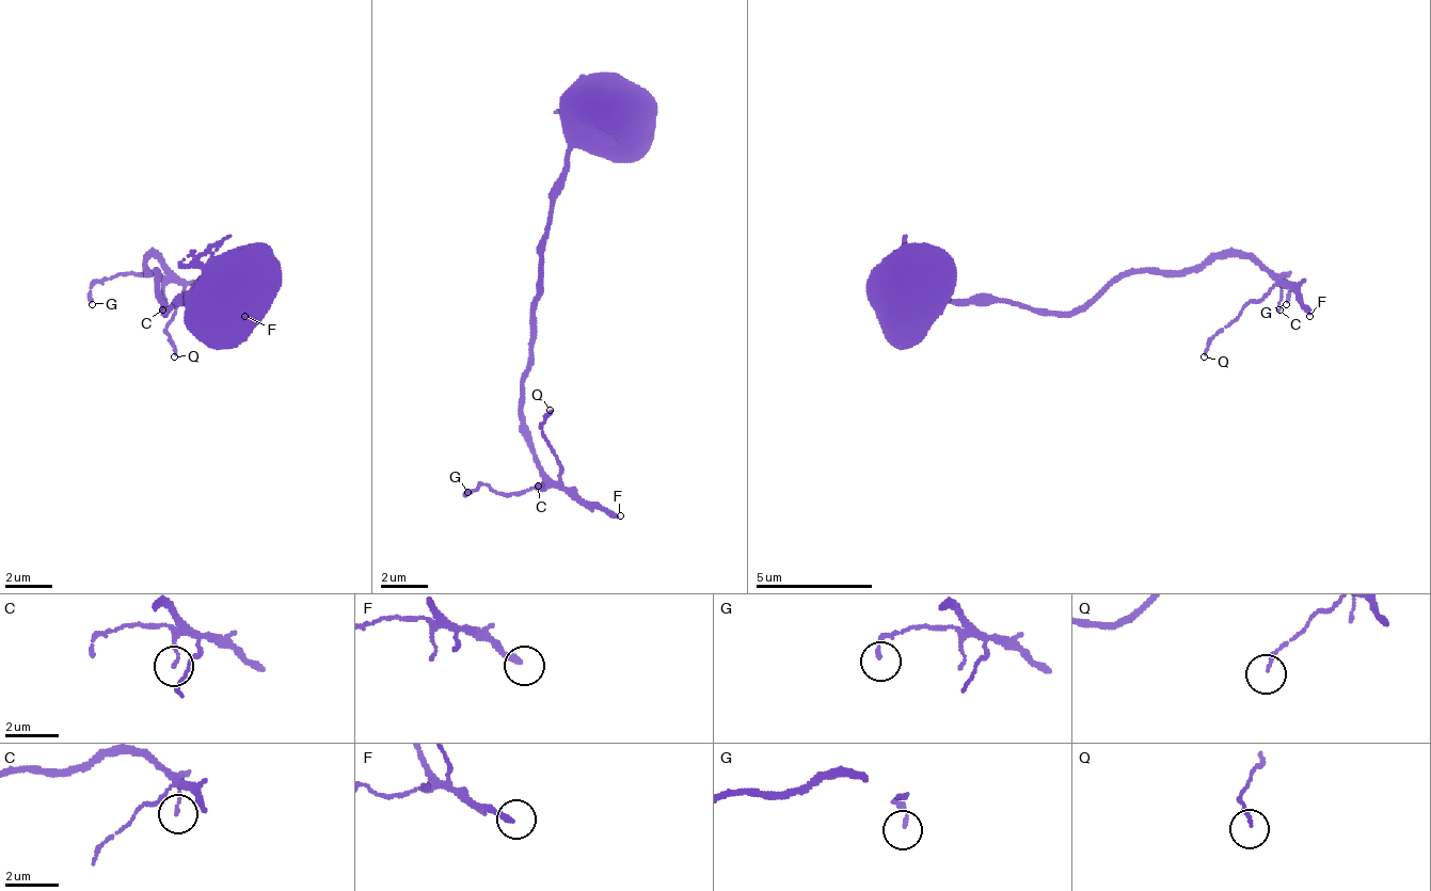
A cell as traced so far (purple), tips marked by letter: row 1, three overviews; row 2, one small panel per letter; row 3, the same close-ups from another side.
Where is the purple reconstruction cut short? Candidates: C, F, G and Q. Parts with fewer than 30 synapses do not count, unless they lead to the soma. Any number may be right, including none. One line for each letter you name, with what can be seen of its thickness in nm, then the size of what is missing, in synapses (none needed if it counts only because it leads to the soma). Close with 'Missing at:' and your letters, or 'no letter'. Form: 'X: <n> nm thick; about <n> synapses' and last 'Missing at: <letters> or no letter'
F: 220 nm thick; about 450 synapses
Missing at: F

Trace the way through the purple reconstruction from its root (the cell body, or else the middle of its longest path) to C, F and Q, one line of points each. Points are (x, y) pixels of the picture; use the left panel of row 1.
C: (233, 292), (221, 304), (168, 309), (144, 263), (150, 257), (168, 281), (162, 309)
F: (233, 292), (221, 304), (168, 309), (144, 263), (156, 257), (179, 281), (197, 281), (244, 316)
Q: (233, 292), (221, 304), (168, 309), (144, 263), (156, 257), (186, 286), (168, 328), (174, 356)

